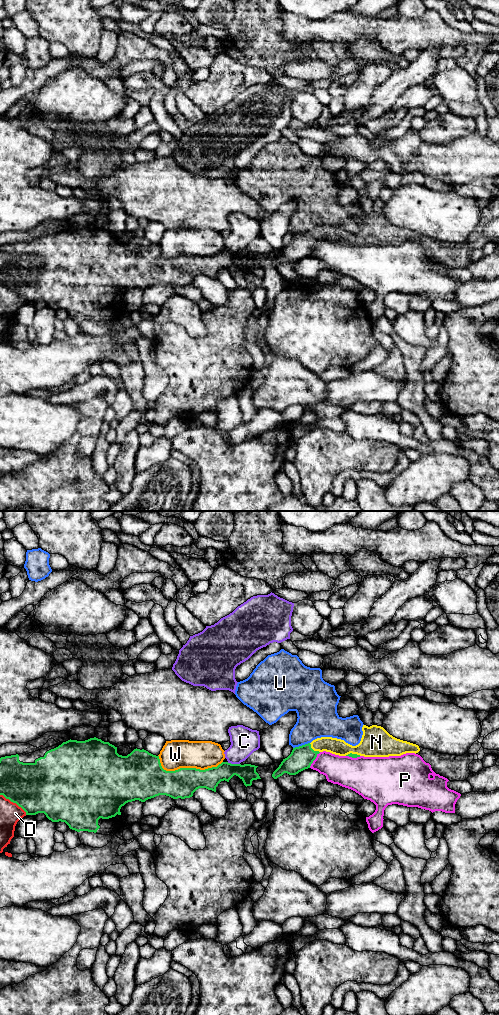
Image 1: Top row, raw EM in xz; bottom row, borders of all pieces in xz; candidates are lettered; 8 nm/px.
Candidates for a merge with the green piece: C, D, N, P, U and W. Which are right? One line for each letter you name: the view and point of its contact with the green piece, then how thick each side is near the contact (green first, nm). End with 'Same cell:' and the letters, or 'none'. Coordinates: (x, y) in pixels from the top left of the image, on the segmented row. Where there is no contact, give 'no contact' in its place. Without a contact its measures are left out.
N: contact xz (312, 749); calibres 190 and 130 nm
Same cell: N

